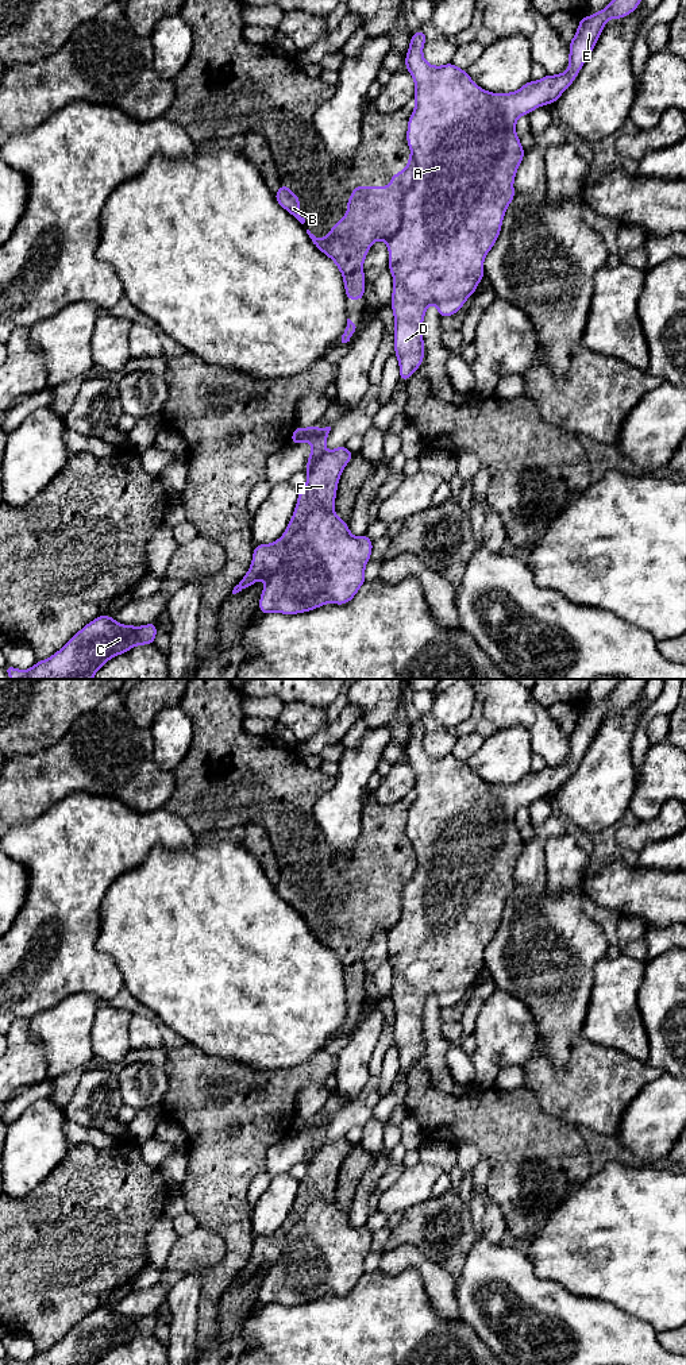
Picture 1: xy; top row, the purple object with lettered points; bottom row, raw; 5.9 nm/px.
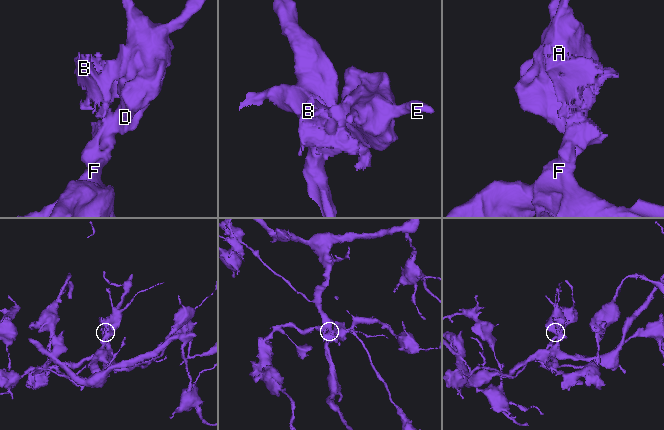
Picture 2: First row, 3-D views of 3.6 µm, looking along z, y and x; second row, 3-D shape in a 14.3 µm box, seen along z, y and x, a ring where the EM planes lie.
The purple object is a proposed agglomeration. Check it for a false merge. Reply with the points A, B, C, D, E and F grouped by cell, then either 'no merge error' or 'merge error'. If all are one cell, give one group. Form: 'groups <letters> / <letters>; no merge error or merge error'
groups A D E / B C F; merge error

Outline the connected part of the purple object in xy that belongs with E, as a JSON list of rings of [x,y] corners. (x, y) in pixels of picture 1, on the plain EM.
[[[621,679],[604,702],[579,710],[578,721],[570,732],[569,760],[560,766],[544,767],[528,772],[510,784],[492,784],[479,779],[452,753],[442,757],[429,756],[423,747],[428,728],[420,720],[411,726],[405,748],[405,760],[415,771],[415,802],[408,811],[406,834],[416,855],[416,871],[402,890],[402,914],[396,926],[386,932],[389,957],[394,975],[390,996],[394,1007],[394,1045],[400,1056],[400,1071],[406,1073],[424,1052],[423,1011],[429,995],[435,995],[440,1009],[452,1007],[475,984],[485,968],[483,951],[494,937],[505,903],[514,890],[513,872],[525,841],[516,826],[516,813],[536,799],[555,794],[577,770],[593,743],[604,717],[609,710],[621,710],[640,695],[647,679]]]

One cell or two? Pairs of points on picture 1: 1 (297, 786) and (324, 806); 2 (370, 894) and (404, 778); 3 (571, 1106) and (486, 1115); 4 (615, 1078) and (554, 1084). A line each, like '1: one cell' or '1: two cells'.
1: two cells
2: two cells
3: two cells
4: one cell

